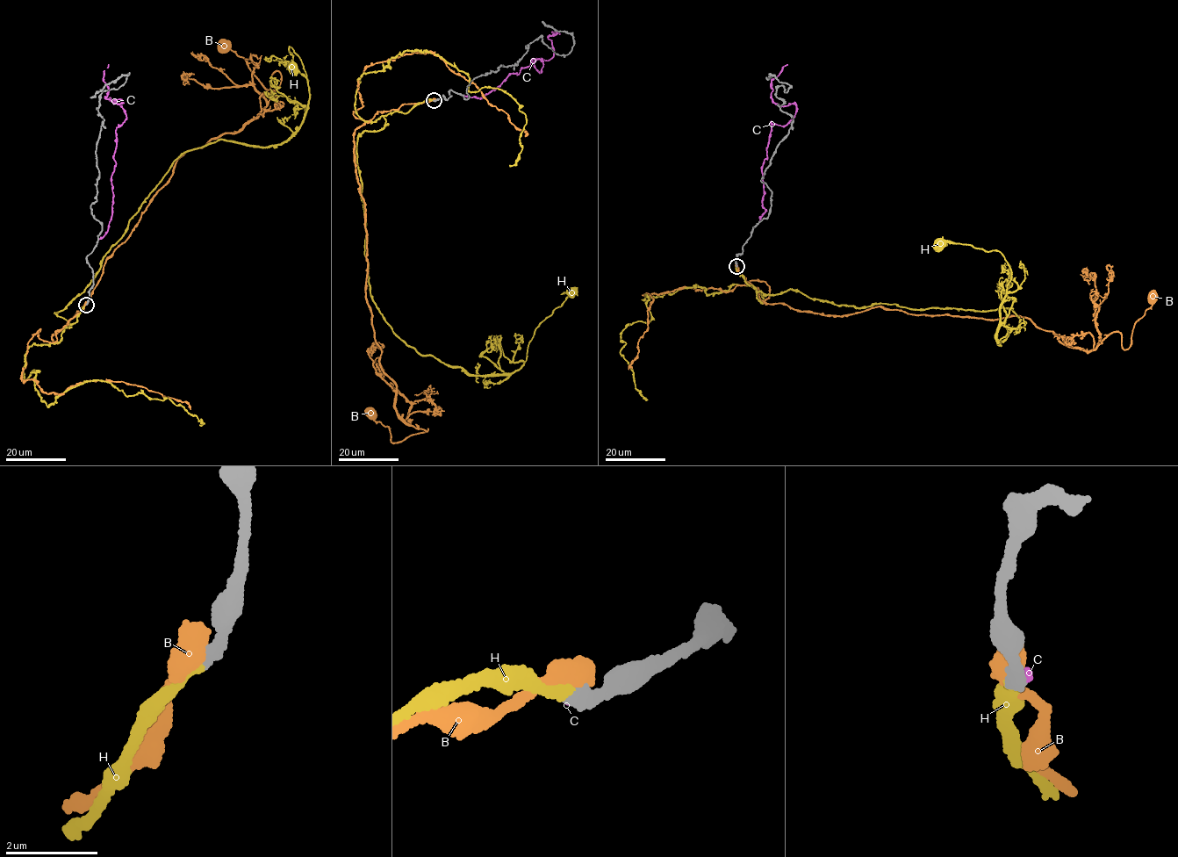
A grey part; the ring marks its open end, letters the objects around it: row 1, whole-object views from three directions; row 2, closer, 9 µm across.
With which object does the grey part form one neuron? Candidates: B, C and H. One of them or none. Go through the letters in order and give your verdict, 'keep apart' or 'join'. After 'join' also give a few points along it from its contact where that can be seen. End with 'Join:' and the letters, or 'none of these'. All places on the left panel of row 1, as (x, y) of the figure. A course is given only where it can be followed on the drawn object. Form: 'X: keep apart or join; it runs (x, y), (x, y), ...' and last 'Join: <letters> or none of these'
B: keep apart
C: keep apart
H: join; it runs (86, 305), (63, 330), (56, 313), (182, 154), (290, 137), (309, 98), (290, 46), (292, 67)
Join: H

